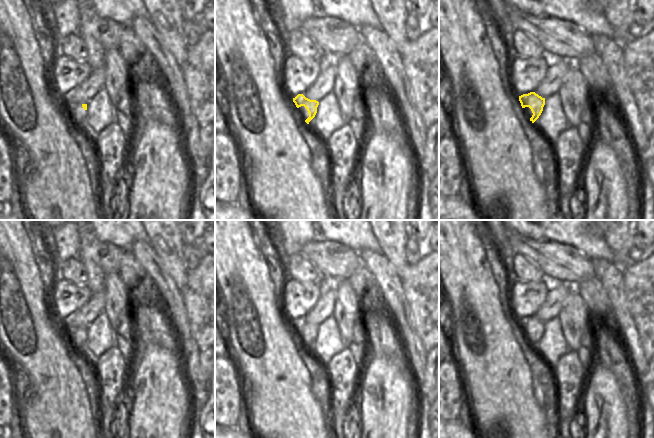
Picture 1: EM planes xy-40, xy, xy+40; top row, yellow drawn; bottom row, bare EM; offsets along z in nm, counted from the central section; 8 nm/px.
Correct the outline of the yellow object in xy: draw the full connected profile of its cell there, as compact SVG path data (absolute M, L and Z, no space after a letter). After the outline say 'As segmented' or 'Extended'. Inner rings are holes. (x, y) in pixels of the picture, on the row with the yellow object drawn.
M298 94L295 98L293 98L293 102L297 108L304 106L307 109L309 117L305 120L305 122L309 124L309 122L315 117L317 113L319 102L316 100L310 100L303 94Z. As segmented.

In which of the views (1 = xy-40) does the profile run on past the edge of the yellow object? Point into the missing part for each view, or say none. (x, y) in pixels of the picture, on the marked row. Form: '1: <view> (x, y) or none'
1: none

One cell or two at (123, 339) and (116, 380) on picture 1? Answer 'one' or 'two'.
two

